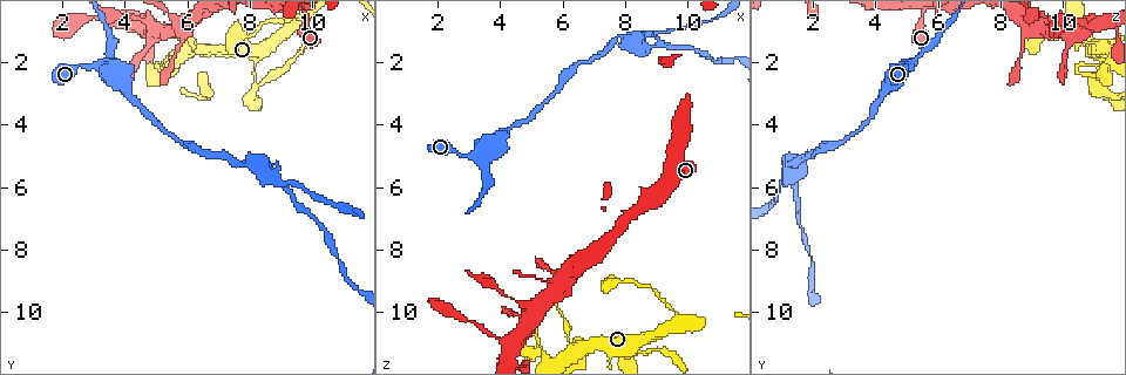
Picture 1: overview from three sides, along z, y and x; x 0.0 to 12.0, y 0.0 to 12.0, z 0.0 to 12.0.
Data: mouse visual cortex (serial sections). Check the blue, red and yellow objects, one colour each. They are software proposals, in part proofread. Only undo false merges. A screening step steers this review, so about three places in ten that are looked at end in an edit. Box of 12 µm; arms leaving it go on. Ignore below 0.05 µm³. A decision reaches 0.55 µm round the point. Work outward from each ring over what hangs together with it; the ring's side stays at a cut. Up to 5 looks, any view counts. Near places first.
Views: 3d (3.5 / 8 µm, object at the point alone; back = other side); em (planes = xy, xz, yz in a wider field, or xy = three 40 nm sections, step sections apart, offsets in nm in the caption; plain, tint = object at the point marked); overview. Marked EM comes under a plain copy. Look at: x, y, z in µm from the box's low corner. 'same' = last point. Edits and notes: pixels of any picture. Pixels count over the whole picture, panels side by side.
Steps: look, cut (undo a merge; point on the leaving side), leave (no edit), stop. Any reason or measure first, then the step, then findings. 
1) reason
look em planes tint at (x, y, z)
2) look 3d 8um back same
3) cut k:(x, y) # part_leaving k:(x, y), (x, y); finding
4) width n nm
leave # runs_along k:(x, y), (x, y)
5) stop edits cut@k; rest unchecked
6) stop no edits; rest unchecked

thin arm on a thick one
look 3d 3.5um at (3.2, 2.1, 5.0)

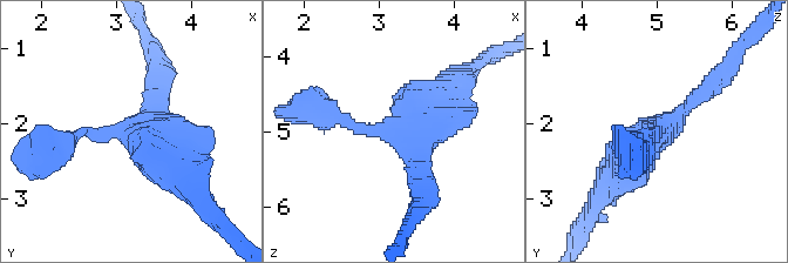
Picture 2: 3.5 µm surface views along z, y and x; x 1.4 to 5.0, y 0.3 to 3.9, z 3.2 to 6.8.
arms 4; arm_widths 150, 200, 350, 500 nm; shape alone is not enough
look em xy step 5 tint at (3.20, 2.10, 4.95)

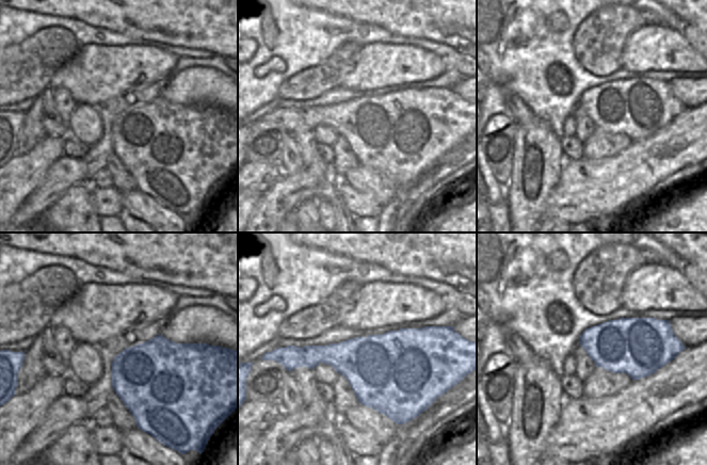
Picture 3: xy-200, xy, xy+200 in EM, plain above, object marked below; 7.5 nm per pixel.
leave # runs_along 2:(62, 145), (83, 130), (134, 134), (184, 181); one cell here

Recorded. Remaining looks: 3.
three arms meet
look 3d 3.5um at (8.5, 5.4, 1.4)

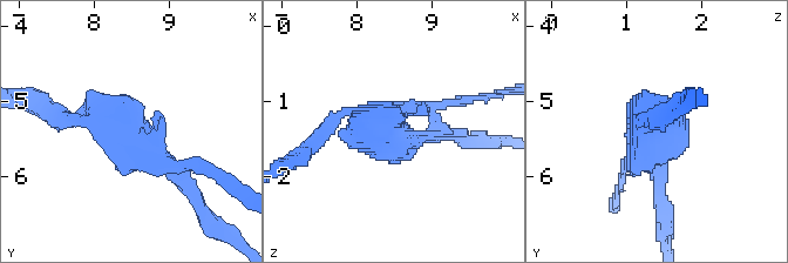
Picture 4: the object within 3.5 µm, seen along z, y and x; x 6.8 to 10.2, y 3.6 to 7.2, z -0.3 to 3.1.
look em xy step 2 tint at (8.45, 5.40, 1.35)

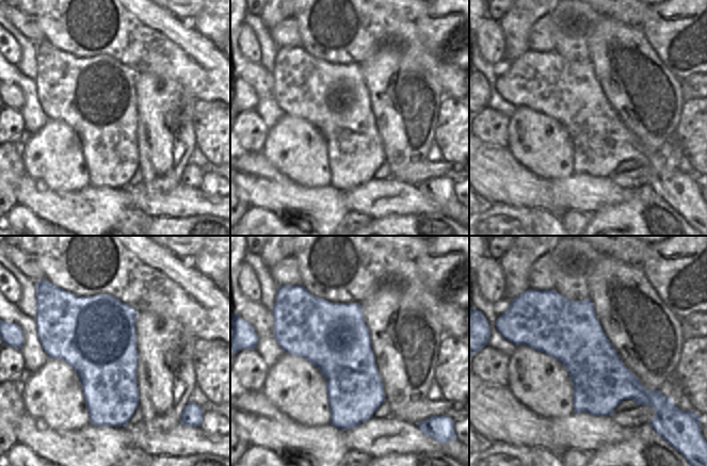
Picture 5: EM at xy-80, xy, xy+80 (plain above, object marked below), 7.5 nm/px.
cut 4:(386, 143) # part_leaving 4:(355, 114), (399, 141), (442, 133); a second cell is stuck on

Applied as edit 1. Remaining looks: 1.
stop edits cut@4; rest unchecked

